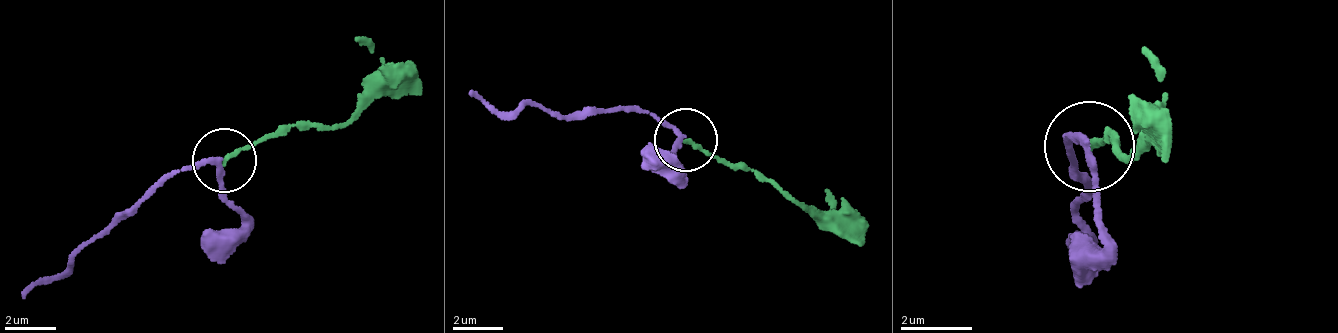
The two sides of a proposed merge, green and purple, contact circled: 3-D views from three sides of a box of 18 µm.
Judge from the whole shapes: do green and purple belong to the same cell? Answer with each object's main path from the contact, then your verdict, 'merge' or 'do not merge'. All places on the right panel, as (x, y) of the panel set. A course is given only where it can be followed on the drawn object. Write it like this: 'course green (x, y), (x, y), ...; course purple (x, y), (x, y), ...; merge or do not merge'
course green (1091, 145), (1130, 154), (1164, 98), (1147, 45); course purple (1082, 144), (1070, 137), (1091, 235), (1070, 236); merge

